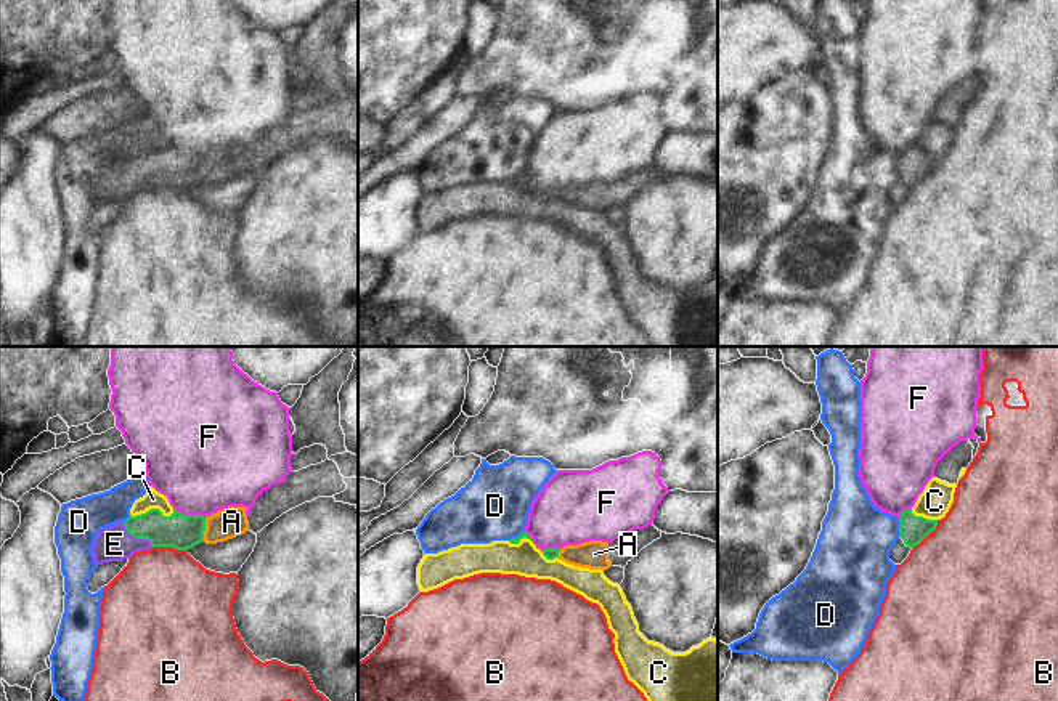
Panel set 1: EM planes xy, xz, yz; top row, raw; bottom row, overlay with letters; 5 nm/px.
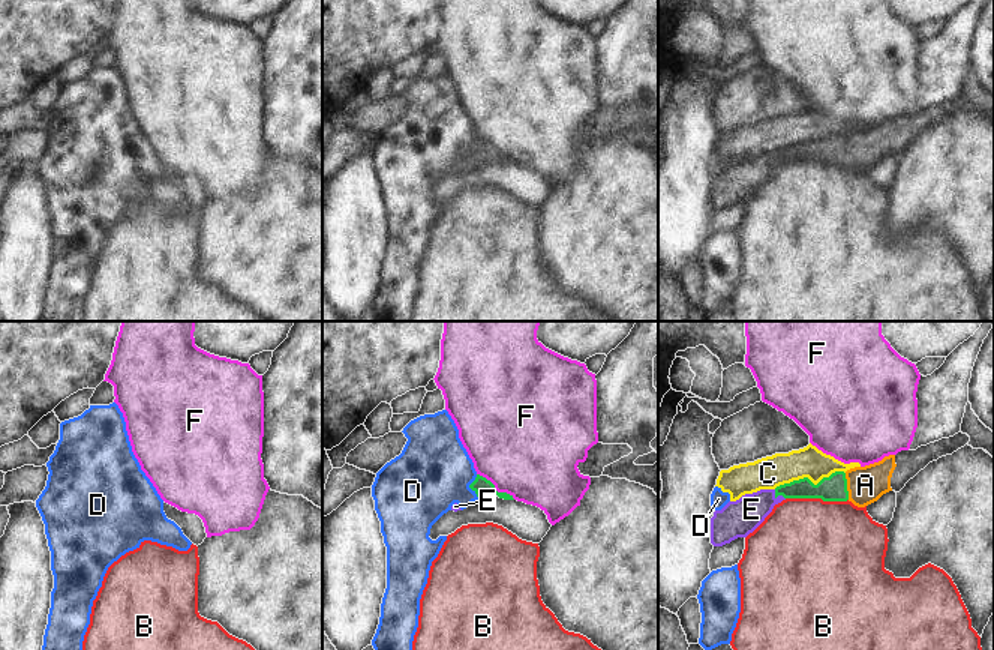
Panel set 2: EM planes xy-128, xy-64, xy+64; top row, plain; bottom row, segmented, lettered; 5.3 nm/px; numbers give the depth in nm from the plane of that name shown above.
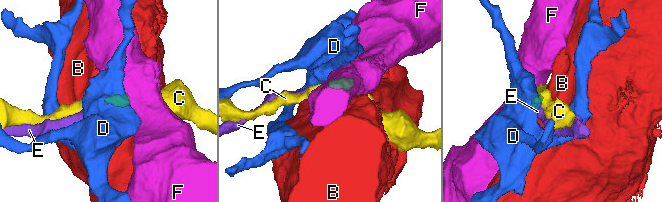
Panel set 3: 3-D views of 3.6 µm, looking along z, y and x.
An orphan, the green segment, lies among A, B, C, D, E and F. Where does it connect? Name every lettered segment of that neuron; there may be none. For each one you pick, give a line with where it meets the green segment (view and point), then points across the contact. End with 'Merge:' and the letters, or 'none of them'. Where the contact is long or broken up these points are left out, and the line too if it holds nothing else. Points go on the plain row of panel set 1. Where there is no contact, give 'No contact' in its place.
A: Touches green at xy (204, 170). Path across: xy (180, 172), (204, 170), (219, 169), (231, 162)
E: Touches green at xy (135, 177). Path across: xy (180, 172), (142, 172), (135, 177), (113, 185)
Merge: A, E.

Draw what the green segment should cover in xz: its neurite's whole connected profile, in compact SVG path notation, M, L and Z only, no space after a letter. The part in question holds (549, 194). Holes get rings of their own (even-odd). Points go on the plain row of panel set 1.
M650 165L644 170L634 170L612 184L589 181L578 186L565 186L560 191L543 189L541 192L547 201L559 199L573 207L605 212L610 207L625 209L644 188L660 178L661 172Z

